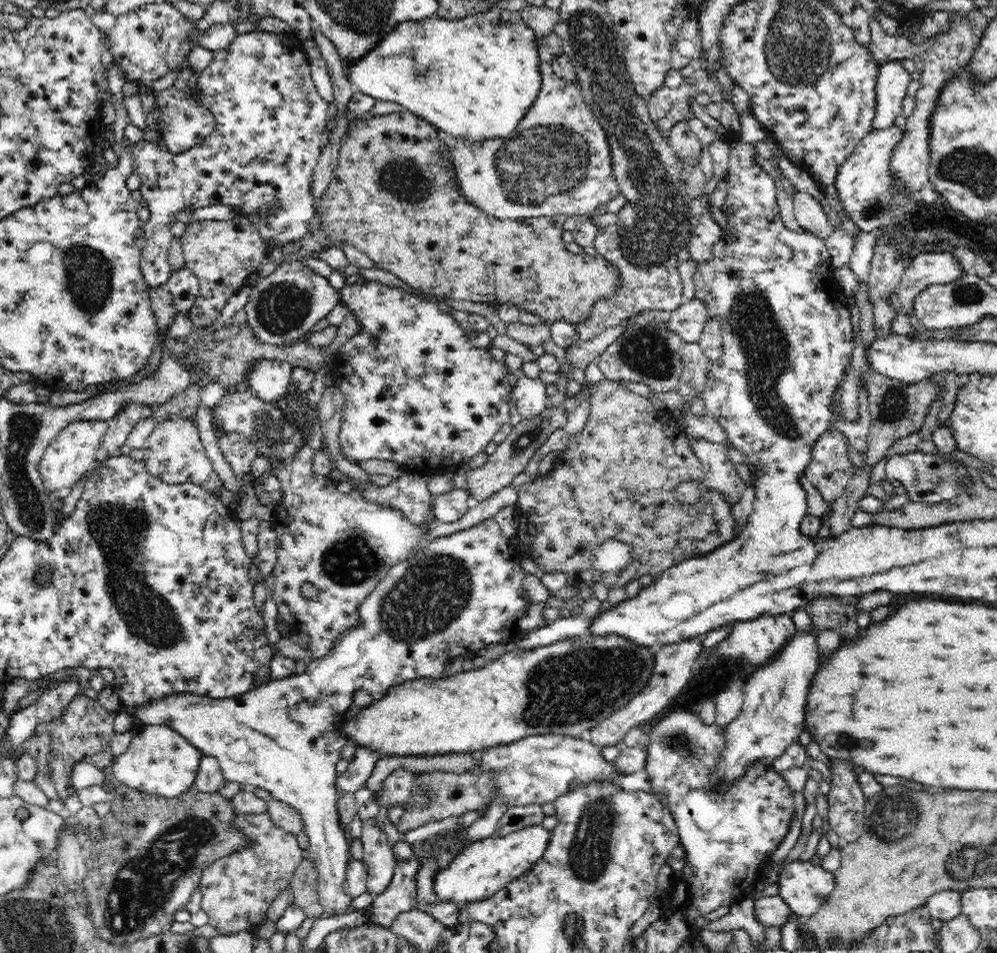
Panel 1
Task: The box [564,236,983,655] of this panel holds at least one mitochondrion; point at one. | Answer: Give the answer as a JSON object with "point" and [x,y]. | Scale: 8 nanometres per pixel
{"point":[757,330]}

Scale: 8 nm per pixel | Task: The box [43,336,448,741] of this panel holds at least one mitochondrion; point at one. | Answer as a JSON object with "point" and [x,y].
{"point":[121,529]}

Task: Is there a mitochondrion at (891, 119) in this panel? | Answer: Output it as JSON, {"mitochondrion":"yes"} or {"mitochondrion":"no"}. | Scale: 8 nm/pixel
{"mitochondrion":"no"}

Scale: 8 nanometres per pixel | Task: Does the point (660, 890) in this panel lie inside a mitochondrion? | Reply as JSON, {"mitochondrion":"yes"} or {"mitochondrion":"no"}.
{"mitochondrion":"no"}

